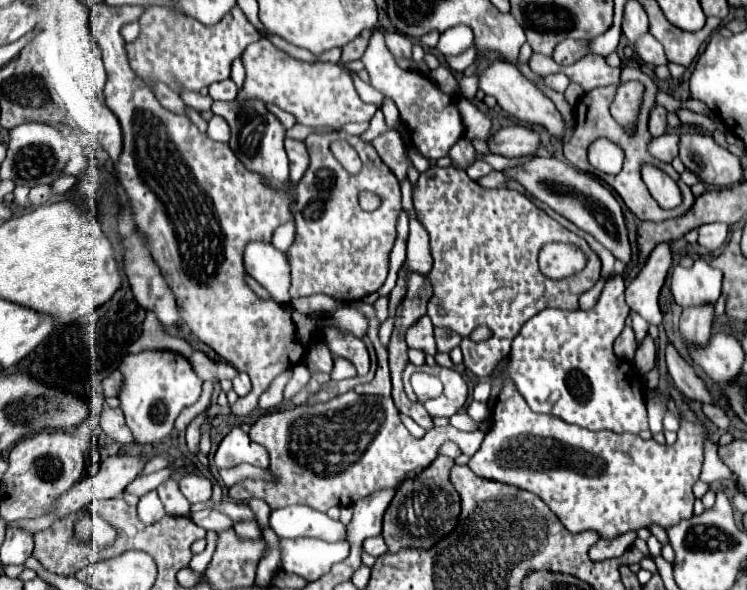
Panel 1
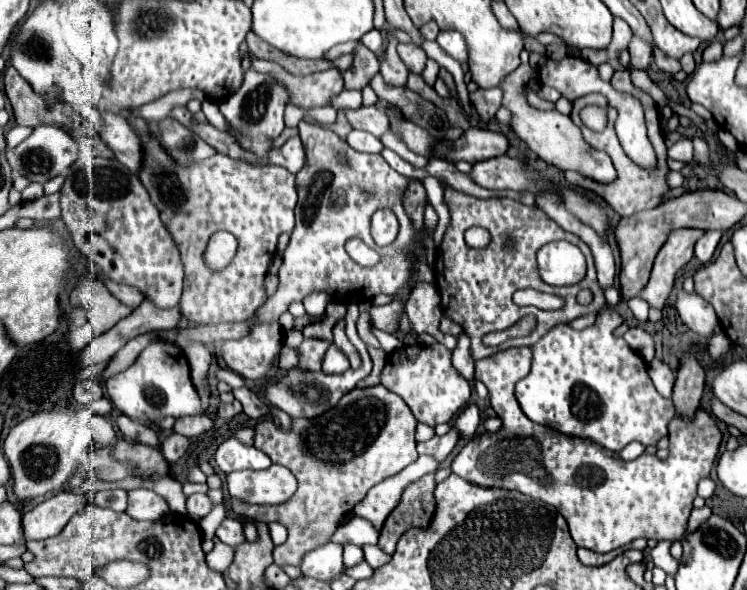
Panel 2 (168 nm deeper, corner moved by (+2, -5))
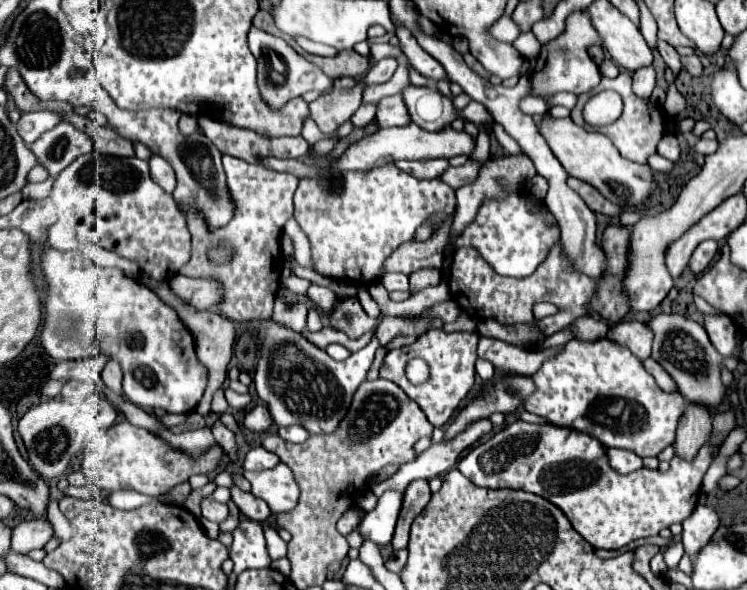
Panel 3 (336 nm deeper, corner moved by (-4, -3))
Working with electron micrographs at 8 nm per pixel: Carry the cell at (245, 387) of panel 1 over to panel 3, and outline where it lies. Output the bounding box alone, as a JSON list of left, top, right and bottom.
[244,404,272,432]

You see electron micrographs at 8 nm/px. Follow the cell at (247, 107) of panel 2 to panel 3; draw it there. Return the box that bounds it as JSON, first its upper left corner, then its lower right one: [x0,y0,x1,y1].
[248,26,332,110]

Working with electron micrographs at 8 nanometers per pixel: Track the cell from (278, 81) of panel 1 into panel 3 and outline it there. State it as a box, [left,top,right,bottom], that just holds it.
[376,94,410,128]

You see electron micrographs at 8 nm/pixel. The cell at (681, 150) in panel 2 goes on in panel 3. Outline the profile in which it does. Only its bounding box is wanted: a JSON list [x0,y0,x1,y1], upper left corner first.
[694,138,718,156]

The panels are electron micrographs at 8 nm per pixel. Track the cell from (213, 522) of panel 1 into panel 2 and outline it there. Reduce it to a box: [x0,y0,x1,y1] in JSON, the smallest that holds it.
[216,516,246,548]

